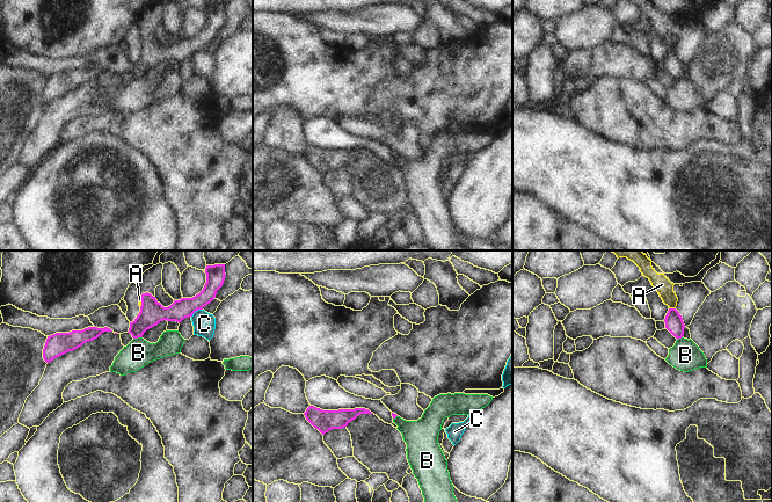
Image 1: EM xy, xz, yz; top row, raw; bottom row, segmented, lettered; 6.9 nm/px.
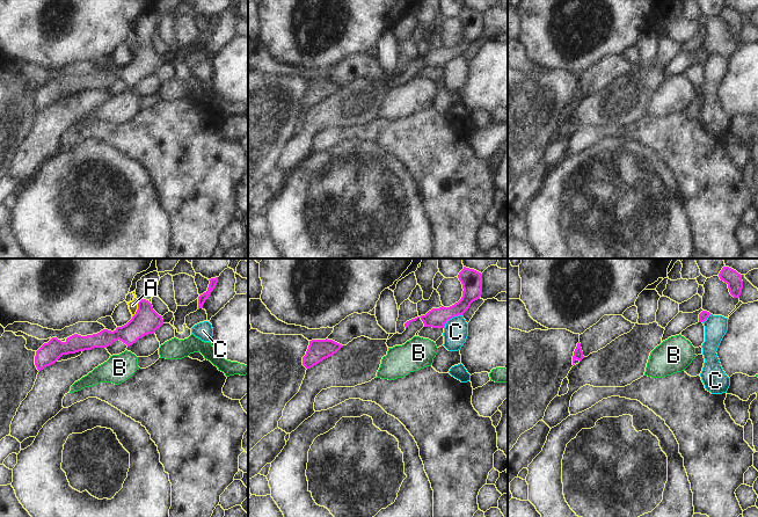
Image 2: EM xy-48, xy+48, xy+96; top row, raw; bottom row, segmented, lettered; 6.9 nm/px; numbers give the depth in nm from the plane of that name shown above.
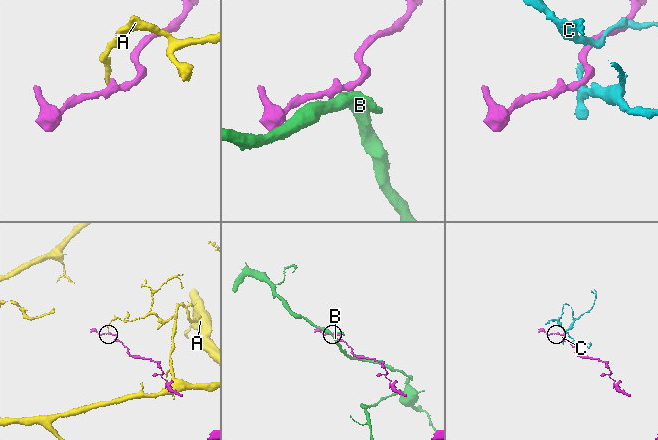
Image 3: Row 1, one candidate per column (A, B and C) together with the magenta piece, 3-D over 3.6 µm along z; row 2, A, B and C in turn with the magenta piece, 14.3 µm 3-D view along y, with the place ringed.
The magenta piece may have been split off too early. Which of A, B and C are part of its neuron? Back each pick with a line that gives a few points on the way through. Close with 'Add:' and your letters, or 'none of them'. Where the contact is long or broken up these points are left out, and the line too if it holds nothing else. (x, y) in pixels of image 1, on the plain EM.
Add: none of them

